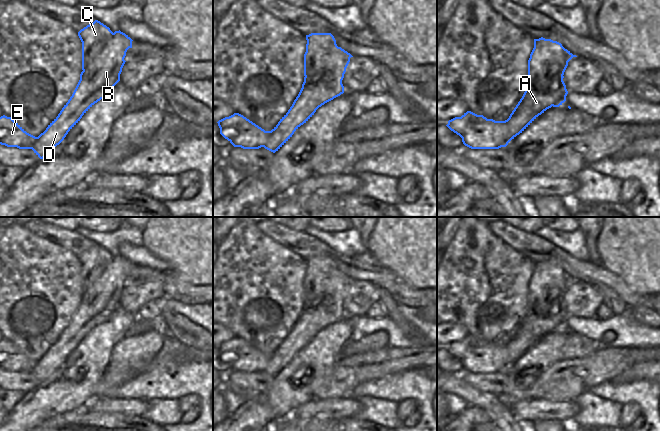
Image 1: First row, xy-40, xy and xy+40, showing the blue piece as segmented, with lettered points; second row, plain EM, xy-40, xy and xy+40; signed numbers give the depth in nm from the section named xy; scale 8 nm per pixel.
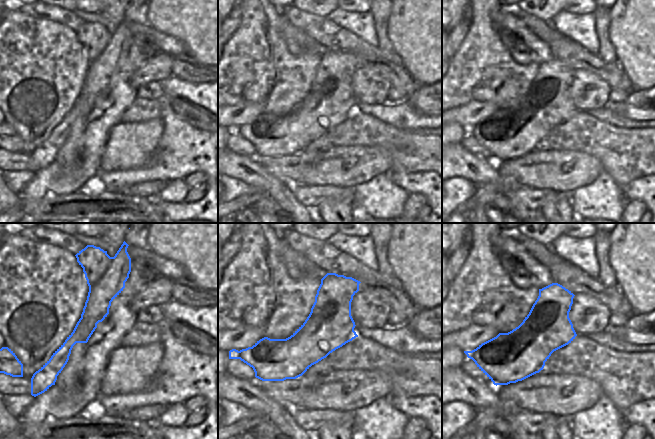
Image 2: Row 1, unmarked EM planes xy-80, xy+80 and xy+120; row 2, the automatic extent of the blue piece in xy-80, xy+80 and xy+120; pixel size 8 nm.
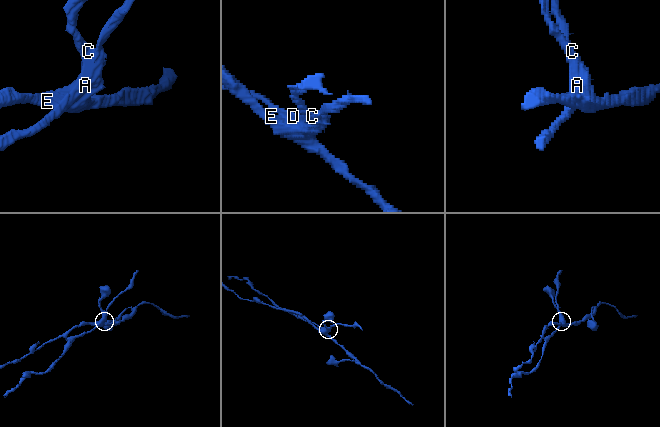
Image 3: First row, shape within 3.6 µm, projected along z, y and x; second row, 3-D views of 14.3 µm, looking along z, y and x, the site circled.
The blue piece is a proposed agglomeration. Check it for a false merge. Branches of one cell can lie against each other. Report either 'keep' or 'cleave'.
cleave

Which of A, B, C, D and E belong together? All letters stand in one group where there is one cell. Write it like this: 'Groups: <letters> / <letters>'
Groups: A B D / C E

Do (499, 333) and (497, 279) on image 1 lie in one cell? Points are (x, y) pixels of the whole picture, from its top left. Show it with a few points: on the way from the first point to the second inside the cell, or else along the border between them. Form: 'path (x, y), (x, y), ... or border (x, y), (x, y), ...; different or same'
path (501, 320), (507, 313), (497, 299), (497, 292); same

